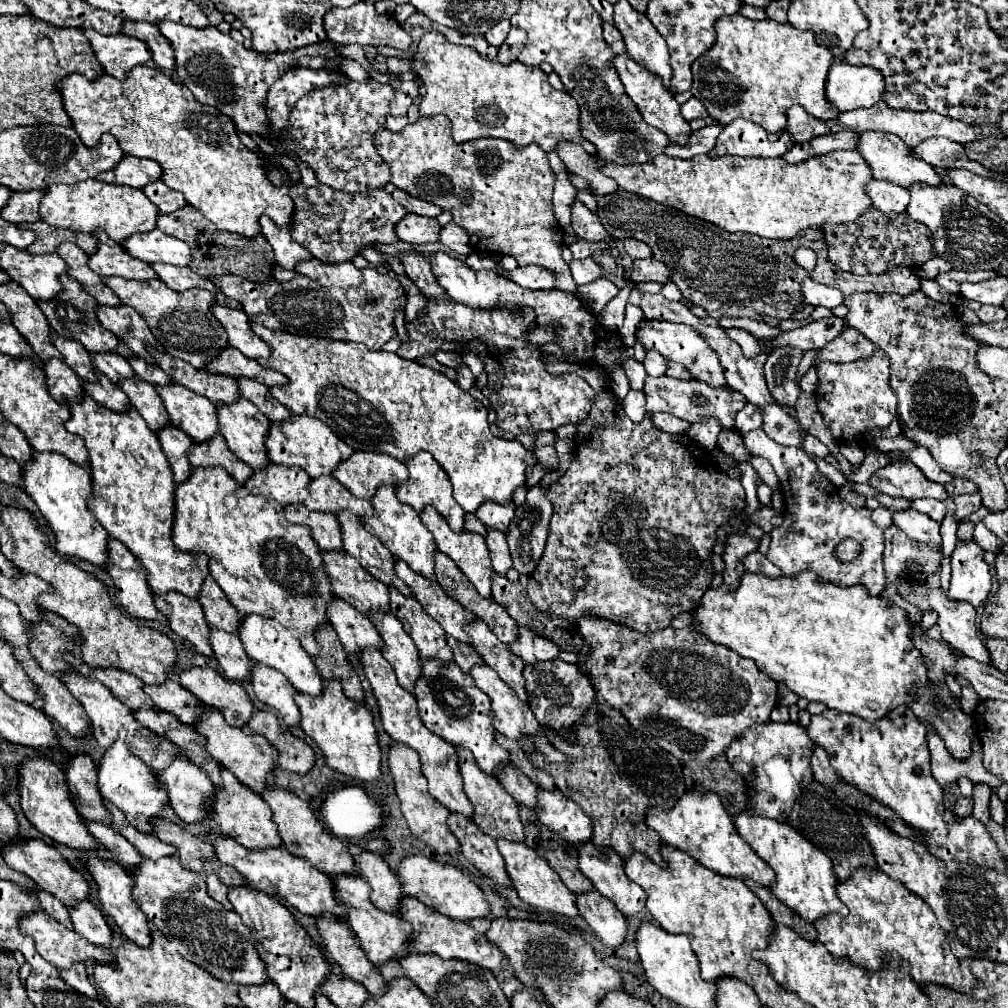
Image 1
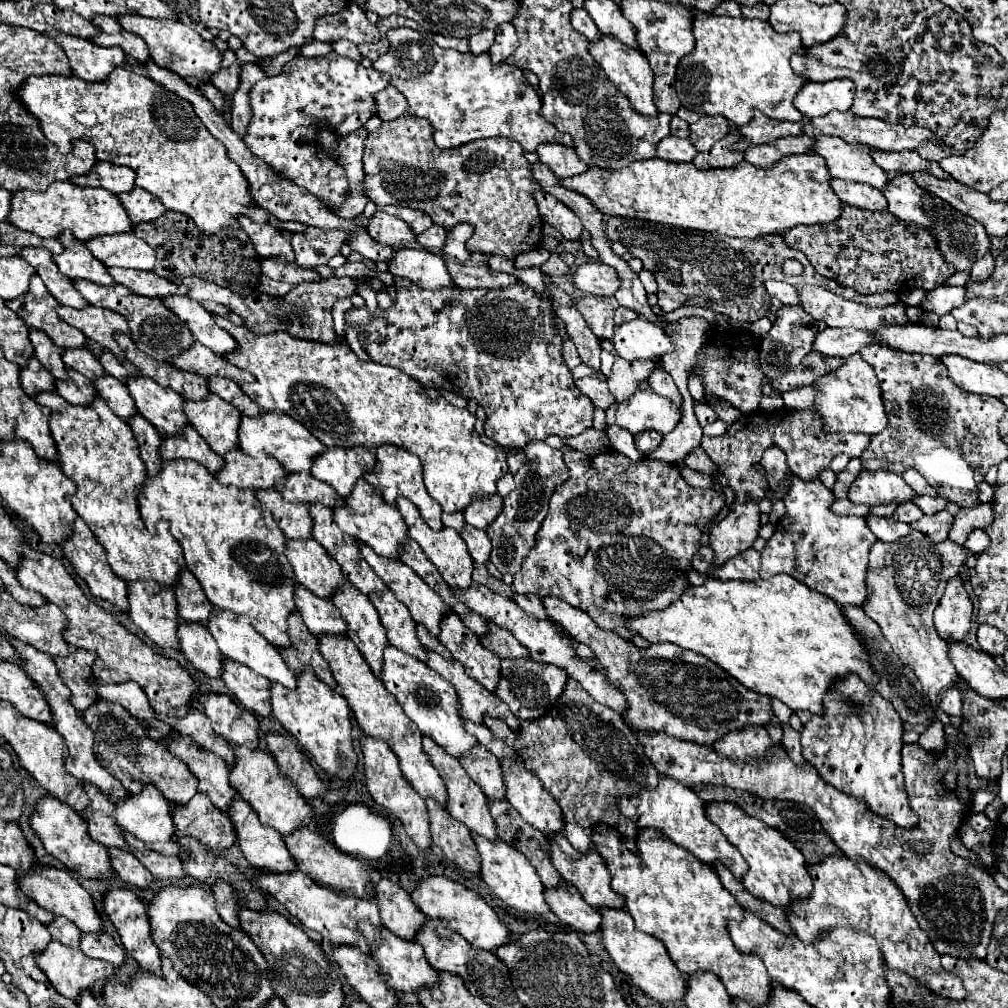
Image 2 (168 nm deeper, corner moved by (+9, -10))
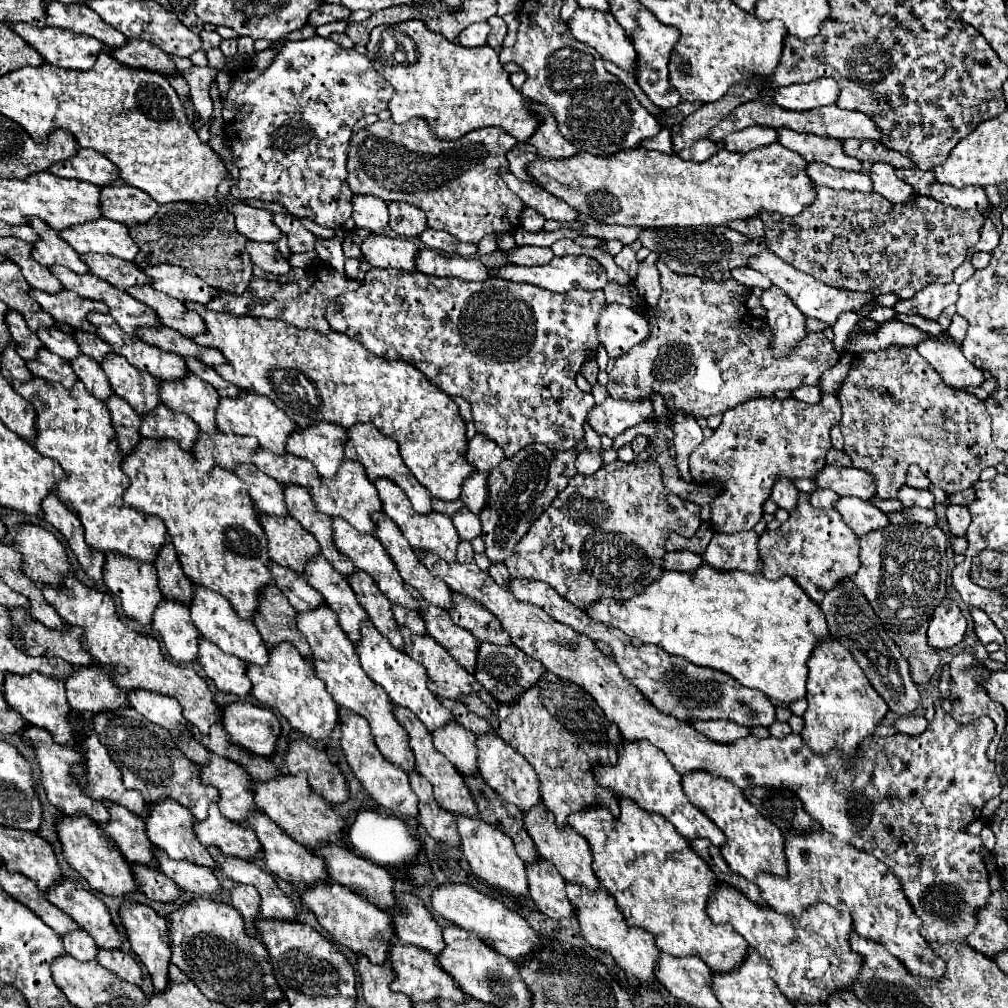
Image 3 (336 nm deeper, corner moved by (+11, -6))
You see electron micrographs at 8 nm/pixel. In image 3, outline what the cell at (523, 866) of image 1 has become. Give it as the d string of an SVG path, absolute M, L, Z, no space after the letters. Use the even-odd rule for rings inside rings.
M457 816L457 828L461 834L461 852L467 858L471 870L489 882L493 888L507 892L509 896L527 896L529 884L527 884L527 872L523 860L517 856L513 848L513 840L505 836L501 830L489 826L481 818L469 818L469 816Z

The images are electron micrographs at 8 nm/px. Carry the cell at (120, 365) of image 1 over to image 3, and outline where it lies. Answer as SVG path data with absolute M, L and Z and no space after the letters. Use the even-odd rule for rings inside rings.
M41 328L37 332L37 336L41 338L43 346L49 352L53 352L53 354L65 358L65 360L73 360L73 358L77 358L81 354L75 338L71 334L65 334L59 328Z

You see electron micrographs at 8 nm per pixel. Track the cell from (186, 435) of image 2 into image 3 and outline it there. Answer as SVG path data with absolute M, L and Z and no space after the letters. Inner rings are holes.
M161 404L157 410L143 416L141 424L141 436L151 440L175 440L183 450L193 452L193 446L197 444L201 430L193 418L189 418L183 412L175 412L169 406Z

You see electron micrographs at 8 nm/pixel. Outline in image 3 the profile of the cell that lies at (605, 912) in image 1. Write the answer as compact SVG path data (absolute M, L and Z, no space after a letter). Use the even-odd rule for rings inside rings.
M547 860L527 864L527 878L529 896L545 916L555 920L575 916L573 904L565 894L565 878L561 878L561 874Z

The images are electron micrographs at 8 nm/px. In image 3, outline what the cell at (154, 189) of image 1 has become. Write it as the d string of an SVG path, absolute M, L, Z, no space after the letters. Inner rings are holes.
M117 180L105 188L101 188L101 210L103 216L125 226L135 226L139 222L147 222L155 216L159 204L149 198L143 190L135 186L125 186L125 182Z

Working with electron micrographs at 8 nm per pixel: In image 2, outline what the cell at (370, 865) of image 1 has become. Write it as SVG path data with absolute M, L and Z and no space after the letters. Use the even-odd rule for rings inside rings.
M383 878L379 884L371 884L371 888L375 890L383 926L403 940L415 940L427 918L413 904L411 896L387 878Z

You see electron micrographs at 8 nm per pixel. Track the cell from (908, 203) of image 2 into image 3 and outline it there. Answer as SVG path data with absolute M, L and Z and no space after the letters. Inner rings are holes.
M877 162L877 164L873 164L869 176L873 180L875 192L881 194L891 204L909 204L909 202L915 202L917 194L913 190L913 186L909 186L907 182L897 178L893 166Z

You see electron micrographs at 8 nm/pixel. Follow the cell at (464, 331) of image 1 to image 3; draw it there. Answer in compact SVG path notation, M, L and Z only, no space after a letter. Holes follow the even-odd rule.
M369 270L365 280L363 280L361 290L341 294L341 298L335 298L327 306L325 318L335 332L347 334L349 338L361 342L371 354L377 354L379 358L385 358L385 360L409 362L411 366L421 370L429 378L429 382L433 382L433 386L437 386L445 394L463 396L465 400L469 400L471 408L473 408L473 420L475 420L477 432L485 434L489 440L497 442L503 448L505 456L511 458L523 446L529 446L533 442L541 442L551 450L571 450L579 440L583 440L583 422L585 422L591 406L595 404L595 400L593 400L593 394L583 392L583 390L577 388L575 374L581 370L583 362L591 354L595 354L595 350L599 346L597 318L599 318L599 314L605 306L607 306L607 302L605 302L603 290L595 290L595 292L569 290L565 294L557 294L557 292L541 290L539 286L525 286L525 282L523 284L519 284L519 282L501 282L501 278L491 278L491 280L485 280L485 282L465 282L465 280L459 280L459 278L429 278L421 272Z

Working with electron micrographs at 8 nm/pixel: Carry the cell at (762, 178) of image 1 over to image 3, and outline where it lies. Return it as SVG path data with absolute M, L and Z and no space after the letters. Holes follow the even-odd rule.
M781 144L755 148L747 154L719 150L701 164L685 162L677 154L661 154L645 148L621 150L611 156L593 156L579 152L569 160L539 158L529 164L529 174L551 194L565 200L569 206L603 224L641 226L641 228L669 228L669 226L721 226L731 220L749 220L763 210L779 212L781 216L797 216L813 198L817 198L815 184L805 174L805 158Z

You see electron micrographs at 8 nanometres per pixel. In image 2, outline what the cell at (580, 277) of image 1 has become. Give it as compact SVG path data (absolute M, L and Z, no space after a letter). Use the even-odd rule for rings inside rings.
M557 252L551 254L551 258L543 264L543 274L549 276L567 276L571 272L571 268L561 260L561 256Z

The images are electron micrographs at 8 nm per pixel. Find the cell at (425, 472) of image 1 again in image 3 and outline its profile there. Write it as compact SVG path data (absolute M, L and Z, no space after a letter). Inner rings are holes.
M355 424L353 428L347 430L347 436L349 436L349 442L345 446L345 458L349 460L357 460L365 466L367 470L367 476L371 482L375 482L377 478L389 478L393 480L395 484L399 484L405 494L409 496L413 508L419 512L419 514L429 514L433 508L431 508L431 494L425 486L421 486L413 474L409 474L409 468L405 466L401 454L399 454L399 446L393 442L393 438L385 438L373 424Z

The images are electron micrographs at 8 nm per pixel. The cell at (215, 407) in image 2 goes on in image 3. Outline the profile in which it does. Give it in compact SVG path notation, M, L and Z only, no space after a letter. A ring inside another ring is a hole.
M187 374L187 378L179 382L161 382L161 400L165 406L189 414L201 426L203 434L219 432L215 422L219 394L199 376Z

